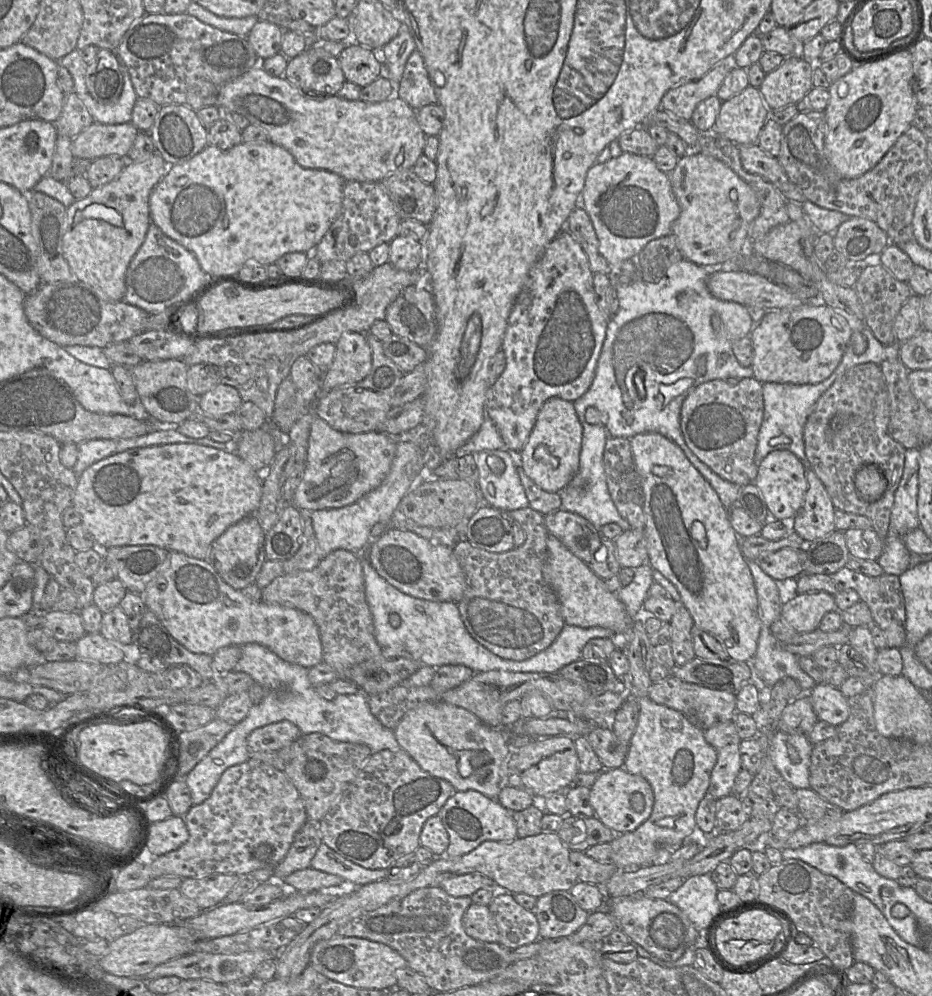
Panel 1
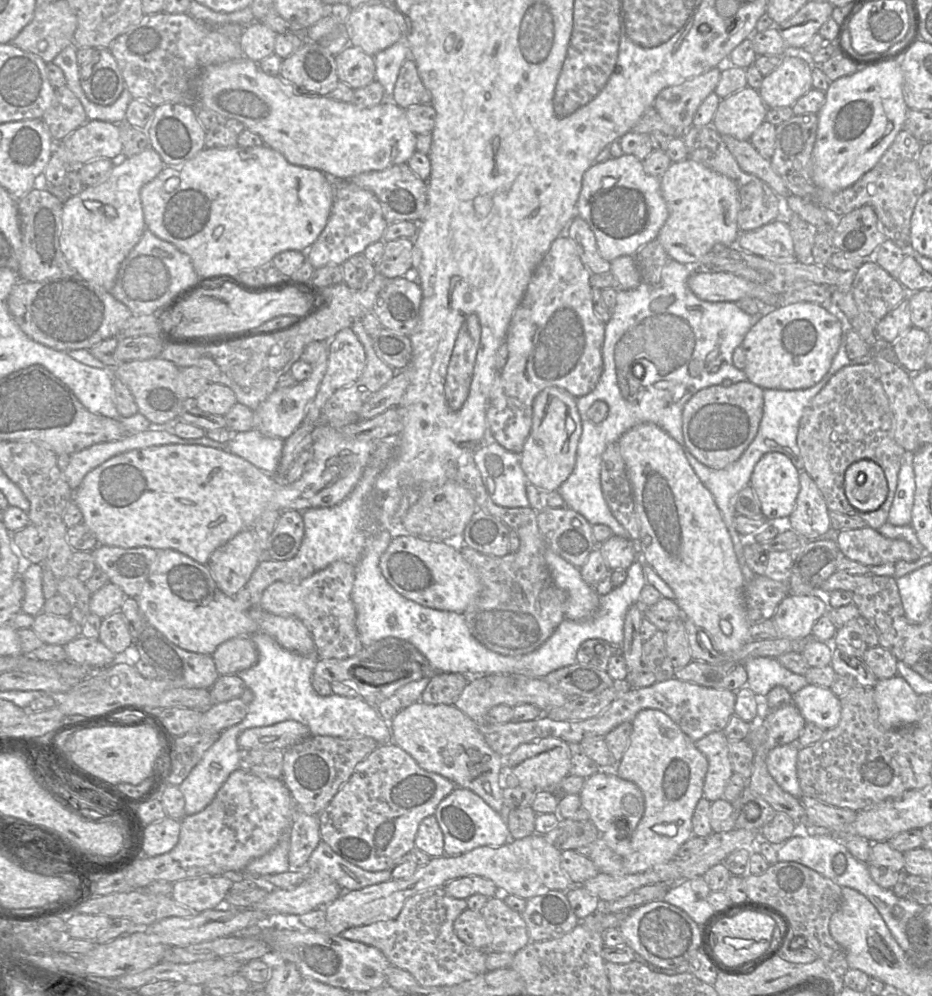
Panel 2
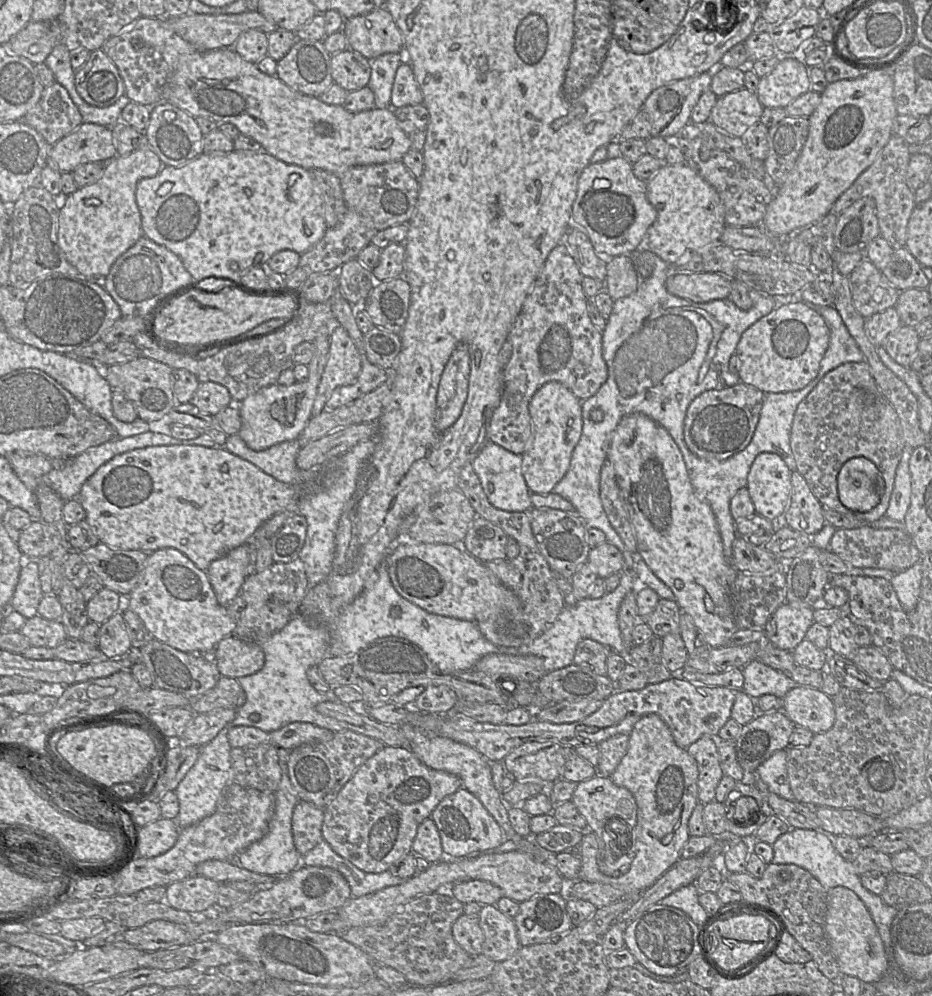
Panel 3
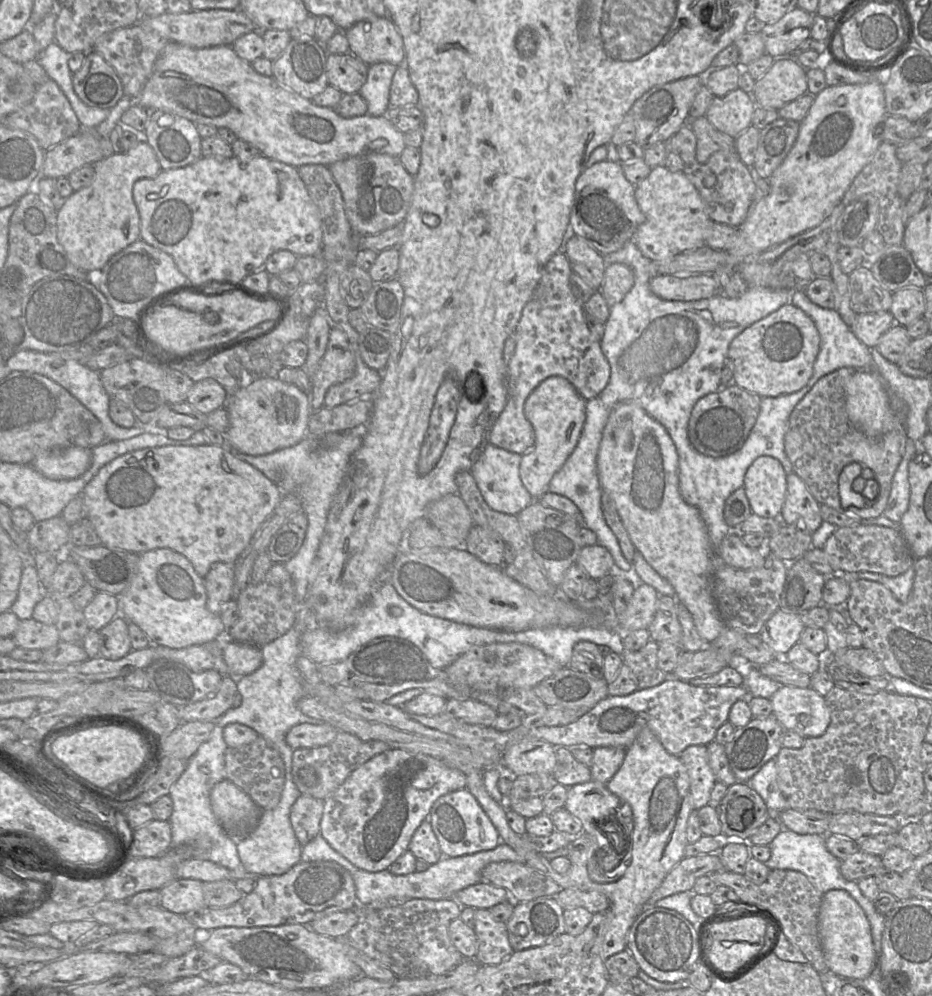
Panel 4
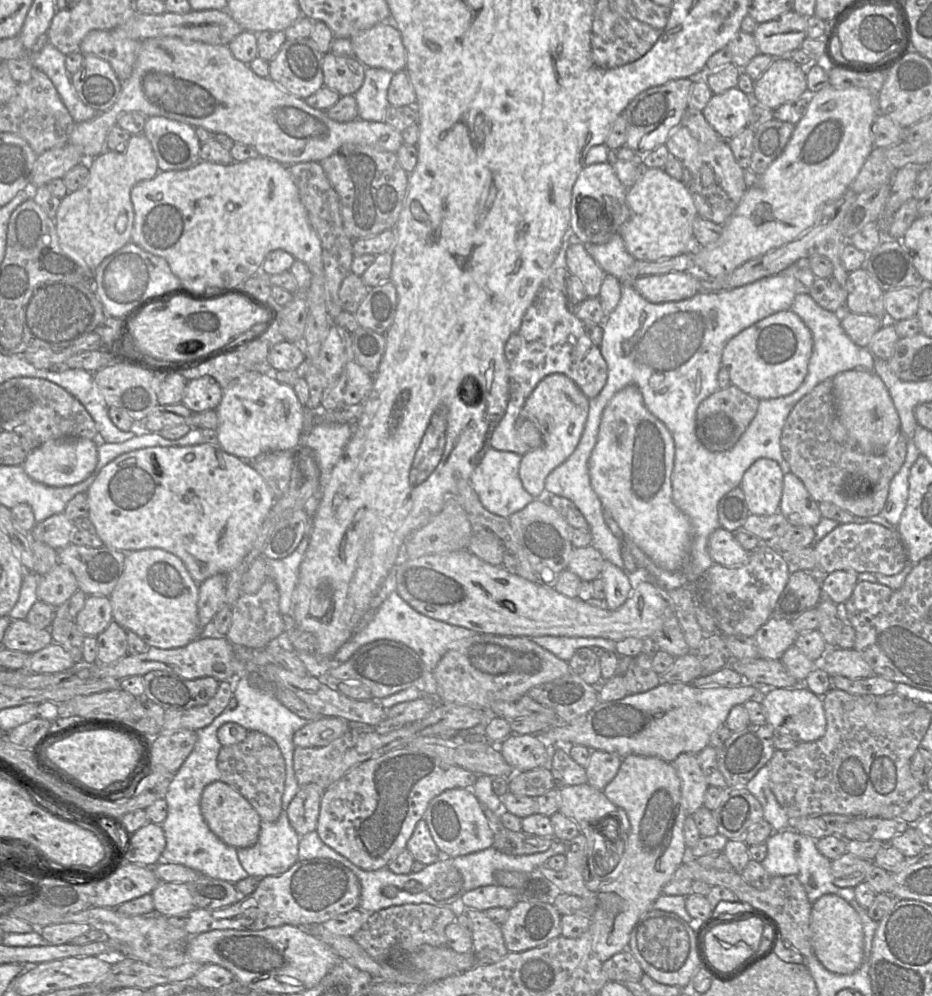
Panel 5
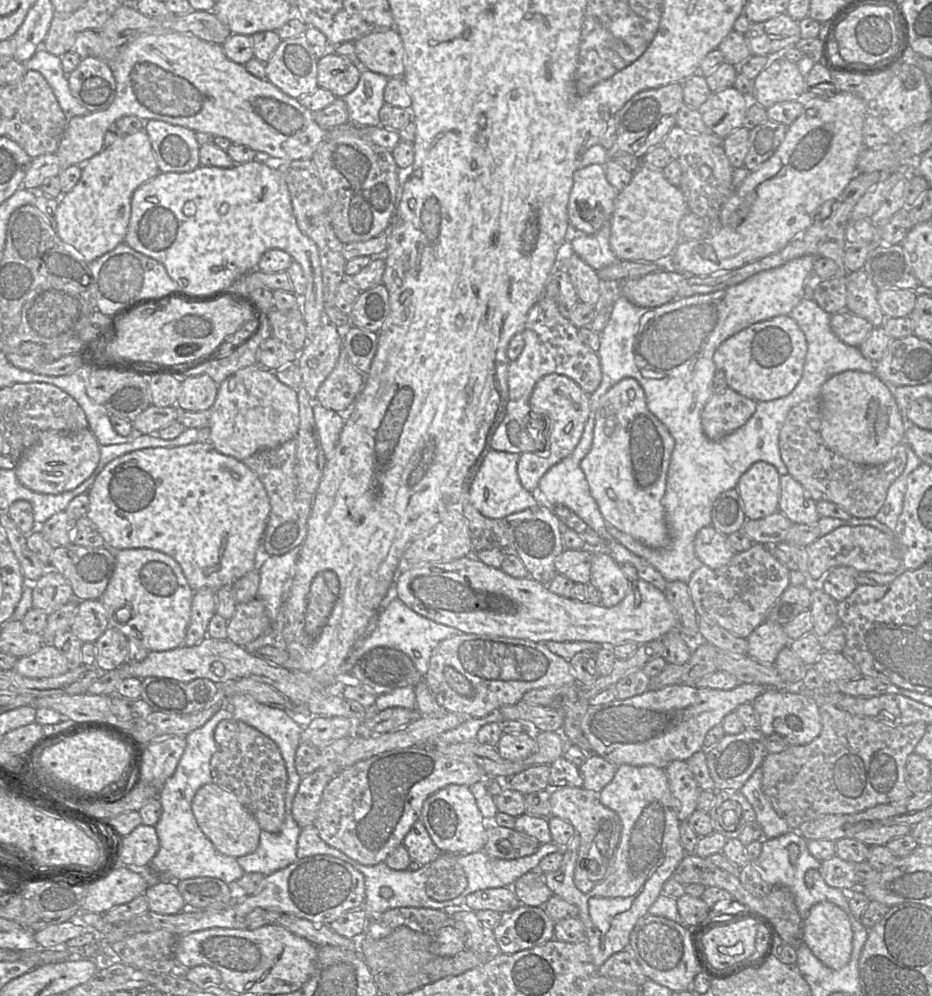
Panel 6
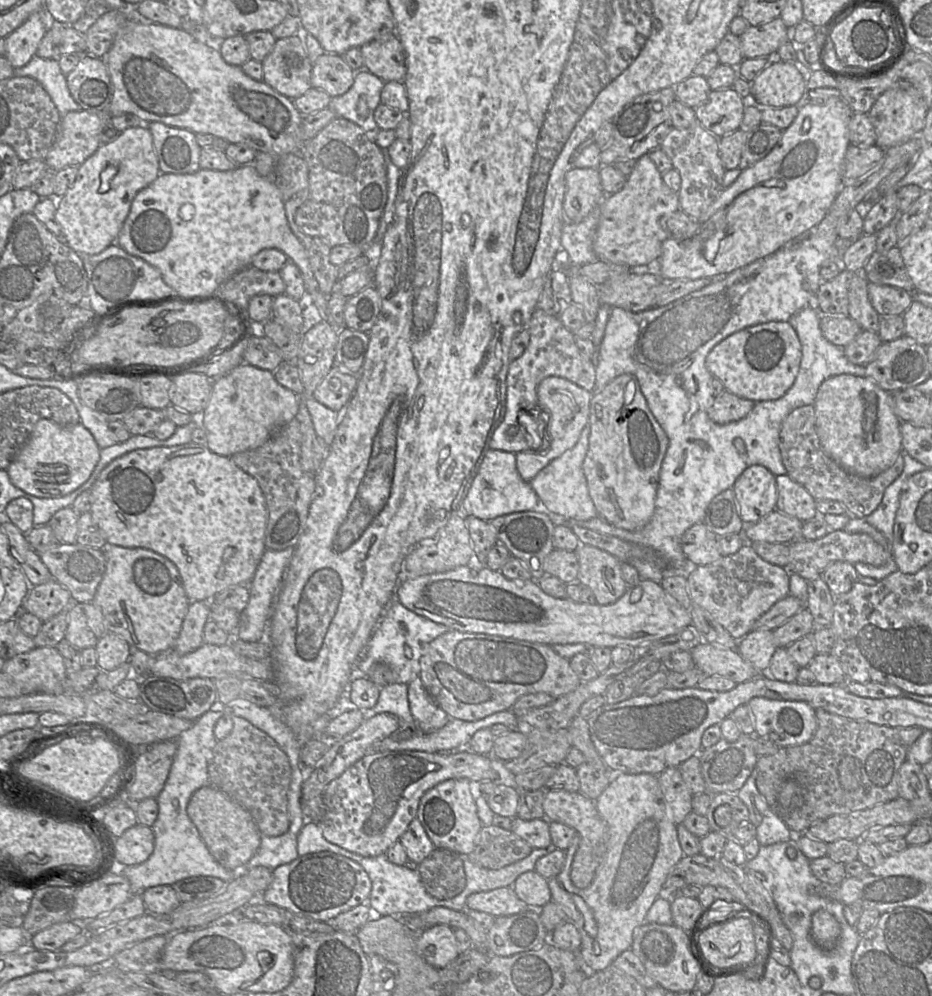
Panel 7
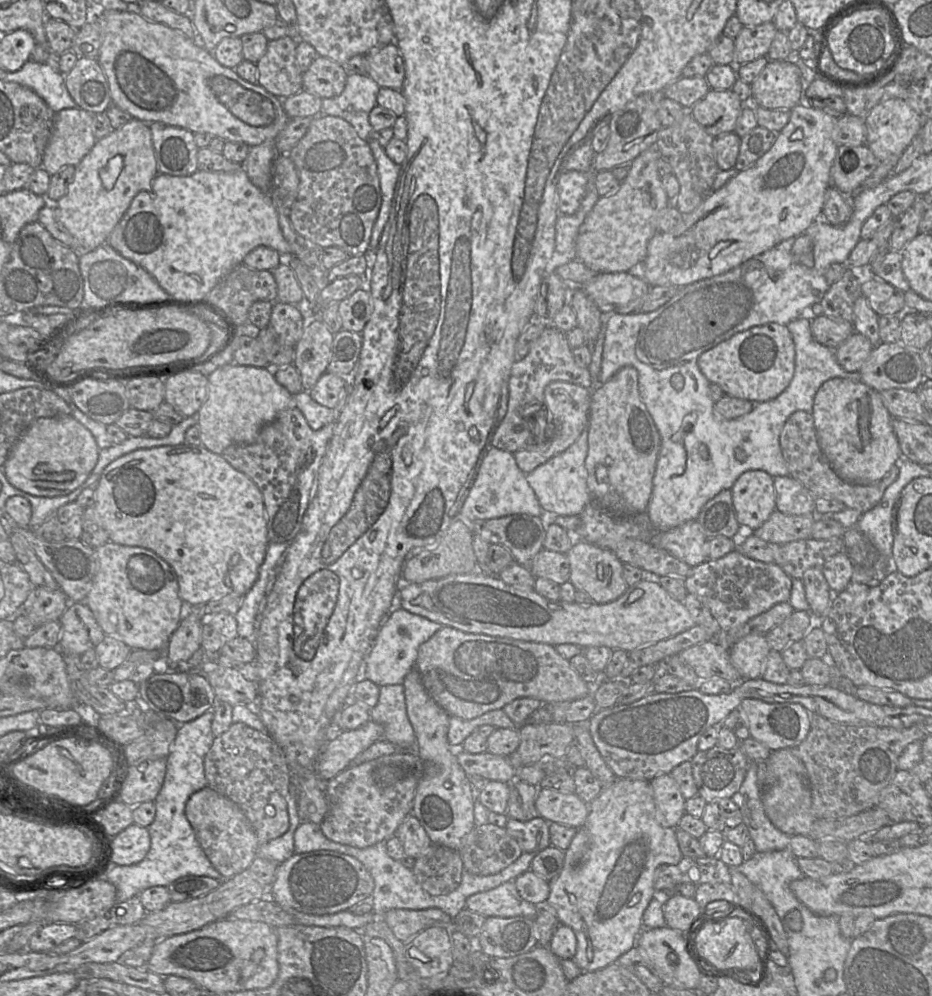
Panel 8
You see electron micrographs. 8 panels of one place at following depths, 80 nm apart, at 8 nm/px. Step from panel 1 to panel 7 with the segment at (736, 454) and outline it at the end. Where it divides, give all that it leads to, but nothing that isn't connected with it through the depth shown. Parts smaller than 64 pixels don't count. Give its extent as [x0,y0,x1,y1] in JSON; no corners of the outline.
[709,390,755,425]

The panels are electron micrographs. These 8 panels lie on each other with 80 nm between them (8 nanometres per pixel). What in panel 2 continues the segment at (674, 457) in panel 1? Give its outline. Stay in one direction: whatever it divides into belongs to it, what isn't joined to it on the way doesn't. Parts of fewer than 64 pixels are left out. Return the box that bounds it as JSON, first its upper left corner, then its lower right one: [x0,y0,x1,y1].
[618,422,755,654]

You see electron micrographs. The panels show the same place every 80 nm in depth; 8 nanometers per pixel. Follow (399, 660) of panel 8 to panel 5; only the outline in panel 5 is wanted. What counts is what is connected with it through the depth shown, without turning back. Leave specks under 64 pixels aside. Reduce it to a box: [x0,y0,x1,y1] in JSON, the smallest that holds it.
[331,591,477,671]

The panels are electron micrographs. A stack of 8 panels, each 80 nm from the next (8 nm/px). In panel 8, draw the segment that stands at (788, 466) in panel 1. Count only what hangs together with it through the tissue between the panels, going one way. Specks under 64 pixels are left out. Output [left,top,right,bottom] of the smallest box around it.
[731,470,776,530]

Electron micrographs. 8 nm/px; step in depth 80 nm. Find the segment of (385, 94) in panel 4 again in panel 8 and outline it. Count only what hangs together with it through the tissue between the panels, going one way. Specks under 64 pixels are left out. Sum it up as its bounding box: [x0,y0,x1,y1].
[321,73,380,140]

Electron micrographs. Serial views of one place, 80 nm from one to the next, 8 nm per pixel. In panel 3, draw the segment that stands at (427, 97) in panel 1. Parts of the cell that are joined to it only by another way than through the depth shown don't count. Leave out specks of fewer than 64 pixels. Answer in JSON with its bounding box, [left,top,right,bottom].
[391,60,423,109]

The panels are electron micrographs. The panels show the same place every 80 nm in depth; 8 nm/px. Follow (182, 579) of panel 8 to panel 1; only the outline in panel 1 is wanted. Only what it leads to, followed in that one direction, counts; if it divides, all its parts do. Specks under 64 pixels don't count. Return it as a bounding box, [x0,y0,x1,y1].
[72,416,396,560]

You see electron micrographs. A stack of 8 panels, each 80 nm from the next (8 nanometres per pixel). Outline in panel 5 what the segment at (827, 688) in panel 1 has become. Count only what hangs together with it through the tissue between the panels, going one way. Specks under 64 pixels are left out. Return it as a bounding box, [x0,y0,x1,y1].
[753,685,826,742]

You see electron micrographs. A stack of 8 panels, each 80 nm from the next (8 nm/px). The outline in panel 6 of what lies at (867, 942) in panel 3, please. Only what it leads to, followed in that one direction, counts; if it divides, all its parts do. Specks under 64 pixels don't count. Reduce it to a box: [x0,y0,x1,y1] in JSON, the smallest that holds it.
[802,901,853,970]

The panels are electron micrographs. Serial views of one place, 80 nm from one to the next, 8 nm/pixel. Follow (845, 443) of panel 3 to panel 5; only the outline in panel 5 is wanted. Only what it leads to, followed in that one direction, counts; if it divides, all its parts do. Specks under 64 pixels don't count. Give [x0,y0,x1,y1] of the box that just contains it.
[781,379,908,517]

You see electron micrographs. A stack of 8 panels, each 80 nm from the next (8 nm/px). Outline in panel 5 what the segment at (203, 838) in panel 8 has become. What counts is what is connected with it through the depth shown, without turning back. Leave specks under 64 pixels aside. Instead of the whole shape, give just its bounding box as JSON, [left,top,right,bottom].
[200,780,261,849]

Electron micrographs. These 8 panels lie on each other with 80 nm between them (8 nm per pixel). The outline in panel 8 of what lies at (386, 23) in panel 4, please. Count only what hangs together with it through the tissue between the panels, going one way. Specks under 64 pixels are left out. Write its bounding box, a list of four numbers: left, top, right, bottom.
[365,42,405,90]

